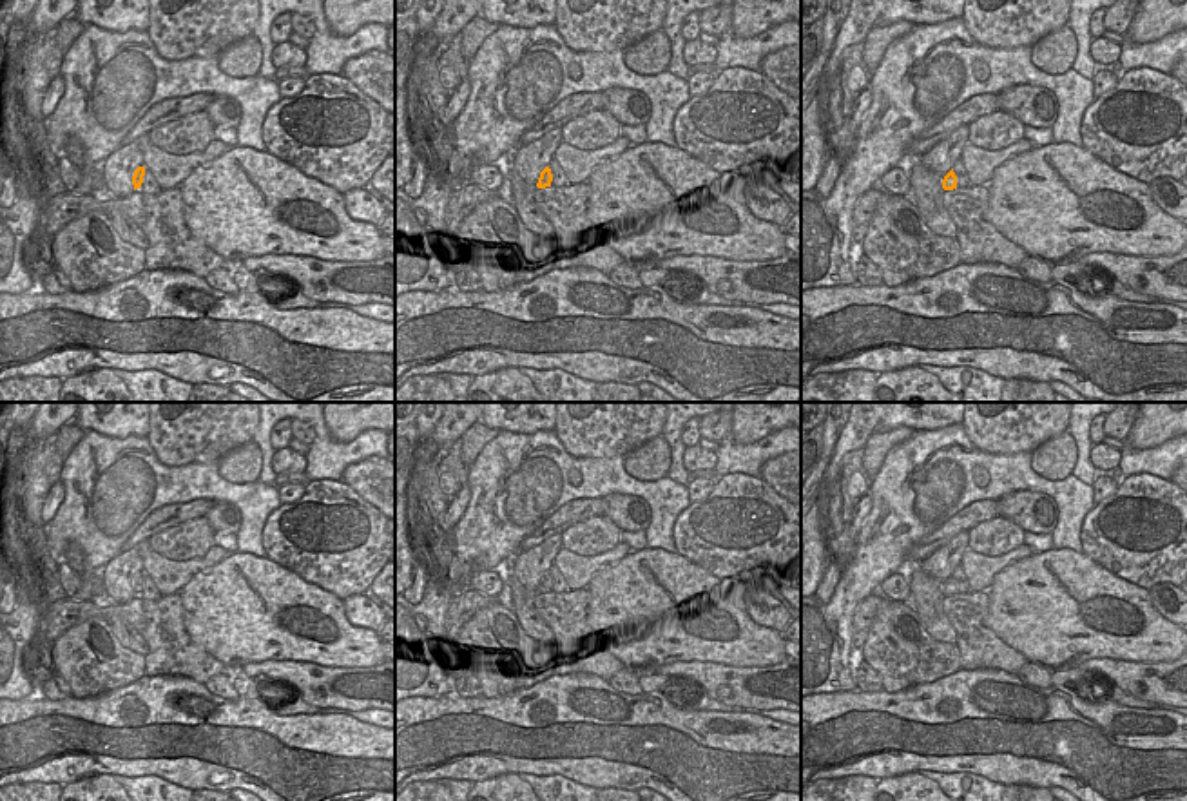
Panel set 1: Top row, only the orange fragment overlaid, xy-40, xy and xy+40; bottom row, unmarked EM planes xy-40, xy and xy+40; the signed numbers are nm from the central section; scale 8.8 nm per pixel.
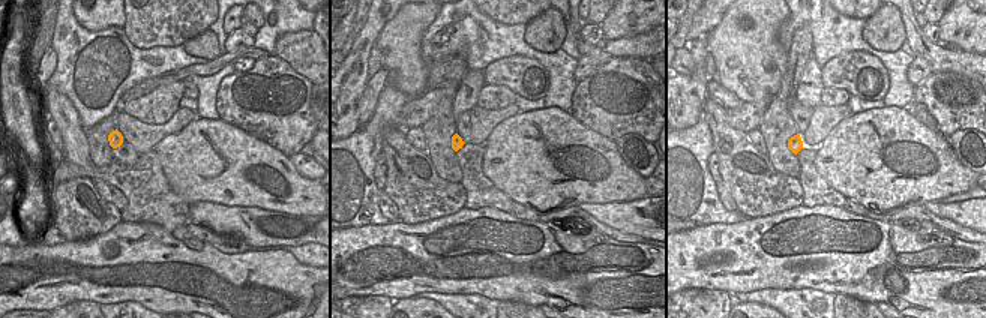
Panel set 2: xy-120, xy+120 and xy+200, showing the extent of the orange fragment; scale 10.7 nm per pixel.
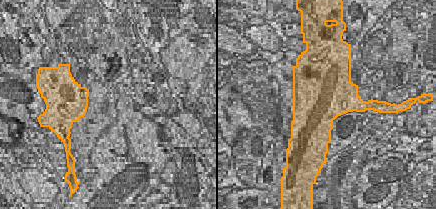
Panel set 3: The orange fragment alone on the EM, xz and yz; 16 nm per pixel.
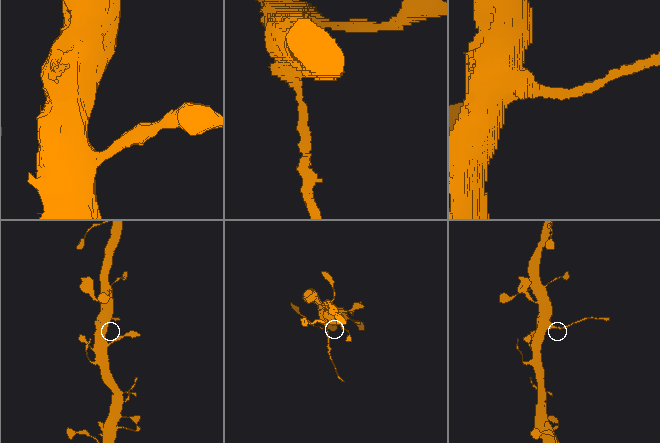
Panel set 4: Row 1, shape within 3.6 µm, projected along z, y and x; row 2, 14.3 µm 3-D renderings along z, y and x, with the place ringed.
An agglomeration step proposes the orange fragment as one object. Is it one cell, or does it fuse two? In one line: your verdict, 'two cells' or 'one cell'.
two cells

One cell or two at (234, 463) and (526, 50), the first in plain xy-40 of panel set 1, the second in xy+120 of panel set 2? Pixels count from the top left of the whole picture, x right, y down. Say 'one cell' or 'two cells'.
two cells

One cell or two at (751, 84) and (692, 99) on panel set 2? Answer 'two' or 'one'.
two

